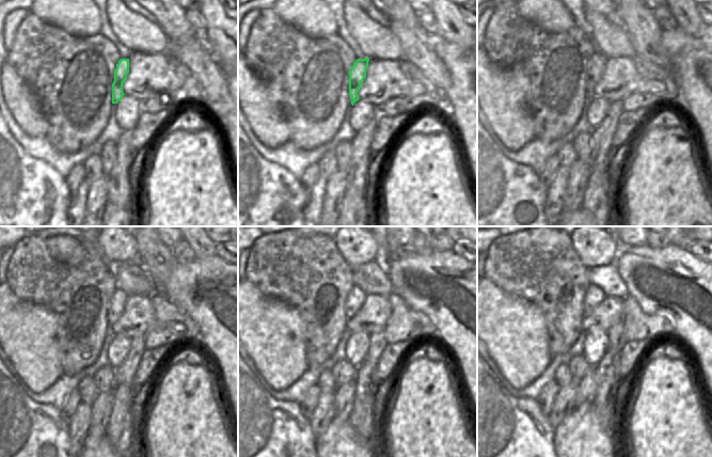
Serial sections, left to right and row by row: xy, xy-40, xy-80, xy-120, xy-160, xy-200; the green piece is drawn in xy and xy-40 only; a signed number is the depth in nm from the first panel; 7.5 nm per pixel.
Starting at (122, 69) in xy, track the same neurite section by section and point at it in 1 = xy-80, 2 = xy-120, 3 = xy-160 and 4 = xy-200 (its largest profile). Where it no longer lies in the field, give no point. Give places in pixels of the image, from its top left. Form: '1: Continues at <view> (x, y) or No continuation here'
1: Continues at xy-80 (595, 68)
2: Continues at xy-120 (119, 299)
3: Continues at xy-160 (356, 298)
4: Continues at xy-200 (594, 296).

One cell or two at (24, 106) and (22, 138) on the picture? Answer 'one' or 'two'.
two

